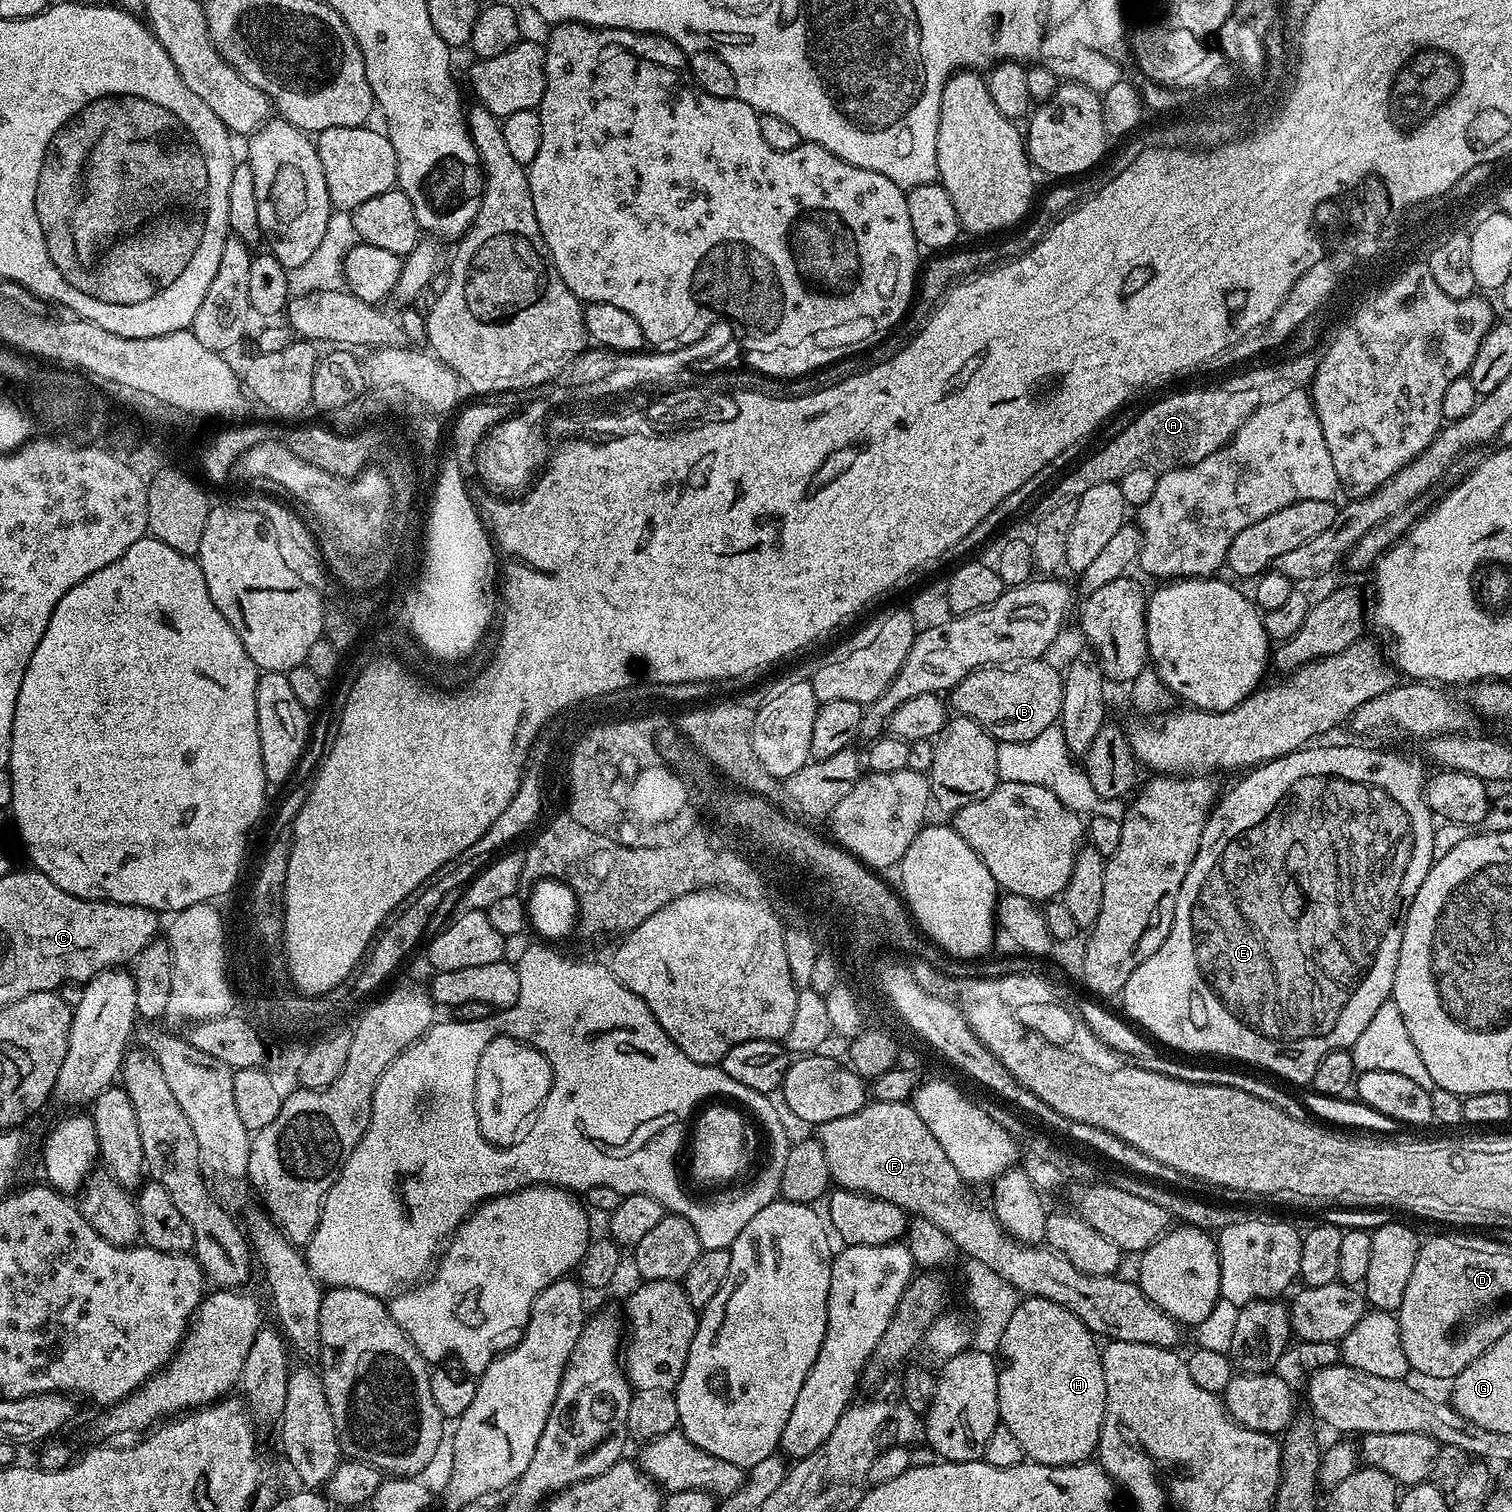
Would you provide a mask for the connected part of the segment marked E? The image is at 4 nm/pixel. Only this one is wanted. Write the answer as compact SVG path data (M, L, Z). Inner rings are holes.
M1336 744L1333 748L1316 748L1317 746L1305 746L1299 752L1291 752L1277 760L1267 760L1265 764L1258 764L1255 768L1245 771L1244 776L1228 793L1219 797L1218 803L1213 807L1206 826L1202 830L1202 842L1198 854L1192 859L1190 870L1186 870L1186 878L1178 890L1178 902L1174 906L1174 918L1170 926L1170 934L1146 962L1142 962L1126 978L1122 1001L1124 1000L1123 1015L1127 1017L1133 1025L1145 1028L1149 1032L1153 1041L1161 1040L1164 1044L1169 1044L1172 1048L1177 1048L1180 1052L1205 1052L1208 1056L1229 1056L1232 1060L1245 1060L1248 1064L1257 1064L1260 1068L1265 1068L1268 1072L1273 1072L1276 1076L1281 1076L1284 1080L1289 1080L1292 1084L1311 1085L1314 1072L1322 1058L1332 1051L1340 1049L1351 1049L1354 1042L1358 1042L1358 1034L1366 1030L1370 1018L1374 1018L1374 1013L1382 1002L1386 1002L1392 995L1394 986L1394 974L1398 966L1398 954L1402 946L1402 934L1404 933L1404 920L1408 917L1410 906L1414 902L1414 894L1418 894L1418 886L1426 882L1426 874L1432 869L1432 862L1436 848L1436 824L1432 807L1426 802L1424 797L1424 785L1426 783L1426 771L1416 760L1411 760L1408 756L1399 756L1396 752L1383 752L1380 748L1359 748L1356 744Z

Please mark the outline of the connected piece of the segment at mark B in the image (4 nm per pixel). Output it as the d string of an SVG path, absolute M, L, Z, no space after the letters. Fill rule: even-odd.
M1041 658L1038 660L1026 660L1017 663L1015 666L989 666L987 668L979 668L974 670L966 678L962 678L962 682L958 682L958 686L951 689L950 697L952 696L952 704L950 700L950 708L956 716L965 716L971 720L977 720L983 728L990 733L999 743L1006 742L1030 742L1030 738L1038 738L1038 734L1042 734L1042 730L1046 730L1050 725L1057 723L1060 718L1060 711L1062 710L1062 686L1064 685L1064 678L1061 669L1056 669L1054 665L1047 664L1047 659Z

